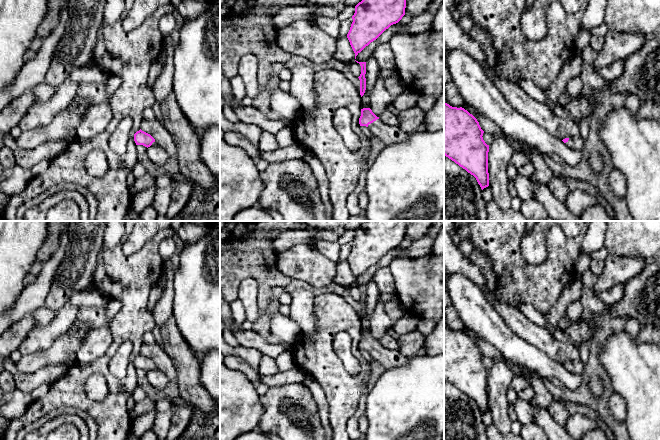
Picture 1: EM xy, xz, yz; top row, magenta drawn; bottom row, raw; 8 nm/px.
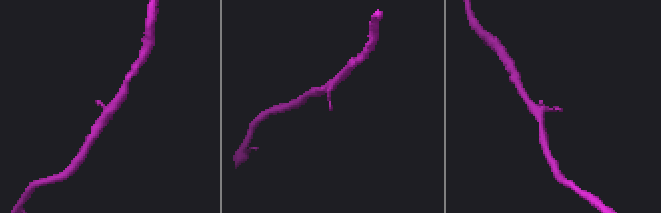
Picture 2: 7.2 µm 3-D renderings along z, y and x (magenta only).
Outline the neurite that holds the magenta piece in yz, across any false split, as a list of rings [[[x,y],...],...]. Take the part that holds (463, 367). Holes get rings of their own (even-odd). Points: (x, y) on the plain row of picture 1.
[[[444,326],[444,379],[473,399],[482,414],[489,410],[489,369],[483,364],[483,357],[477,343],[467,334]]]

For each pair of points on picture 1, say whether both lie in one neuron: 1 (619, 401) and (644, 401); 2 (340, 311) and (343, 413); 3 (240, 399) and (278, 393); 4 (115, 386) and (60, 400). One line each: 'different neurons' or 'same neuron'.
1: different neurons
2: same neuron
3: different neurons
4: same neuron

